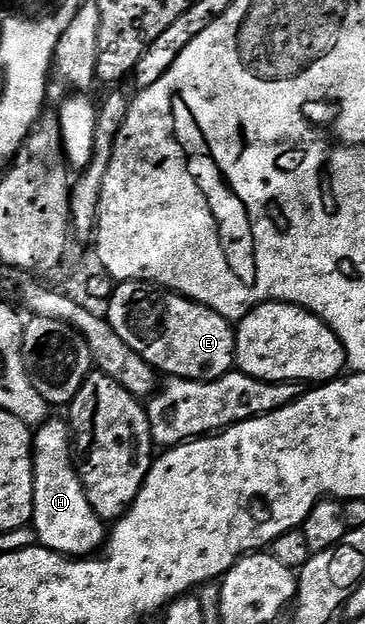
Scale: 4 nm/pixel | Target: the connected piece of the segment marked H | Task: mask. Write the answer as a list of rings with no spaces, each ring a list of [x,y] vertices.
[[[47,419],[34,437],[34,514],[32,527],[39,545],[71,558],[95,555],[107,537],[105,521],[92,510],[76,467],[73,433],[65,420]]]

